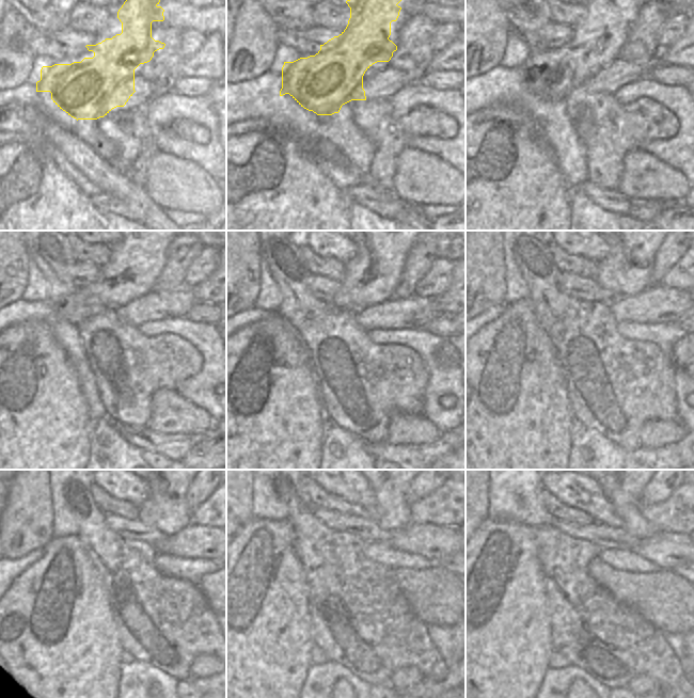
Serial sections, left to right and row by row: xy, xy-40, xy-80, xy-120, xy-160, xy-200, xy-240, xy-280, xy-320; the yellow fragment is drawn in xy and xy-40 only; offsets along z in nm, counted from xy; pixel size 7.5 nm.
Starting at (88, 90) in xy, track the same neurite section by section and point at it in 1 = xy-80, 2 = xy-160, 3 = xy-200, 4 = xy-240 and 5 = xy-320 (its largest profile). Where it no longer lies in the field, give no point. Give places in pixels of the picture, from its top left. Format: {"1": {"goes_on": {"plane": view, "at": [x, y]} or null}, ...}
{"1": {"goes_on": {"plane": "xy-80", "at": [601, 36]}}, "2": {"goes_on": {"plane": "xy-160", "at": [375, 272]}}, "3": {"goes_on": {"plane": "xy-200", "at": [627, 270]}}, "4": {"goes_on": {"plane": "xy-240", "at": [164, 508]}}, "5": {"goes_on": {"plane": "xy-320", "at": [625, 491]}}}

